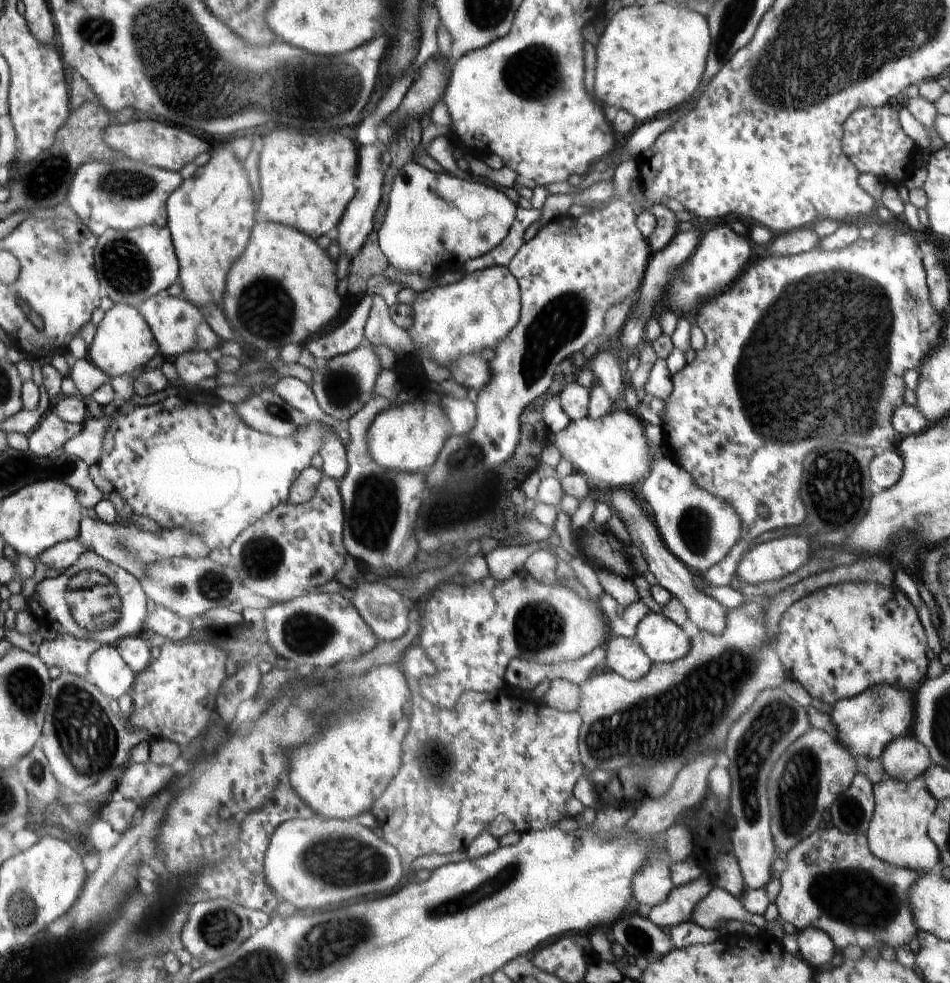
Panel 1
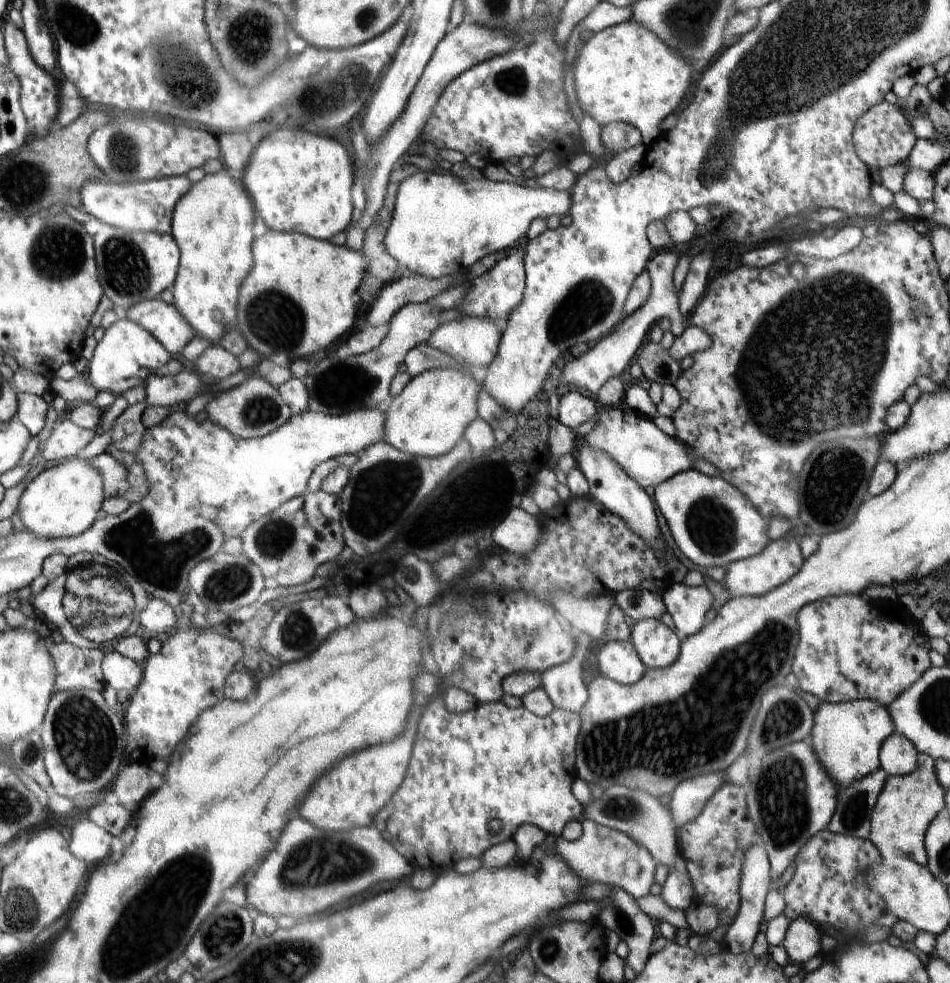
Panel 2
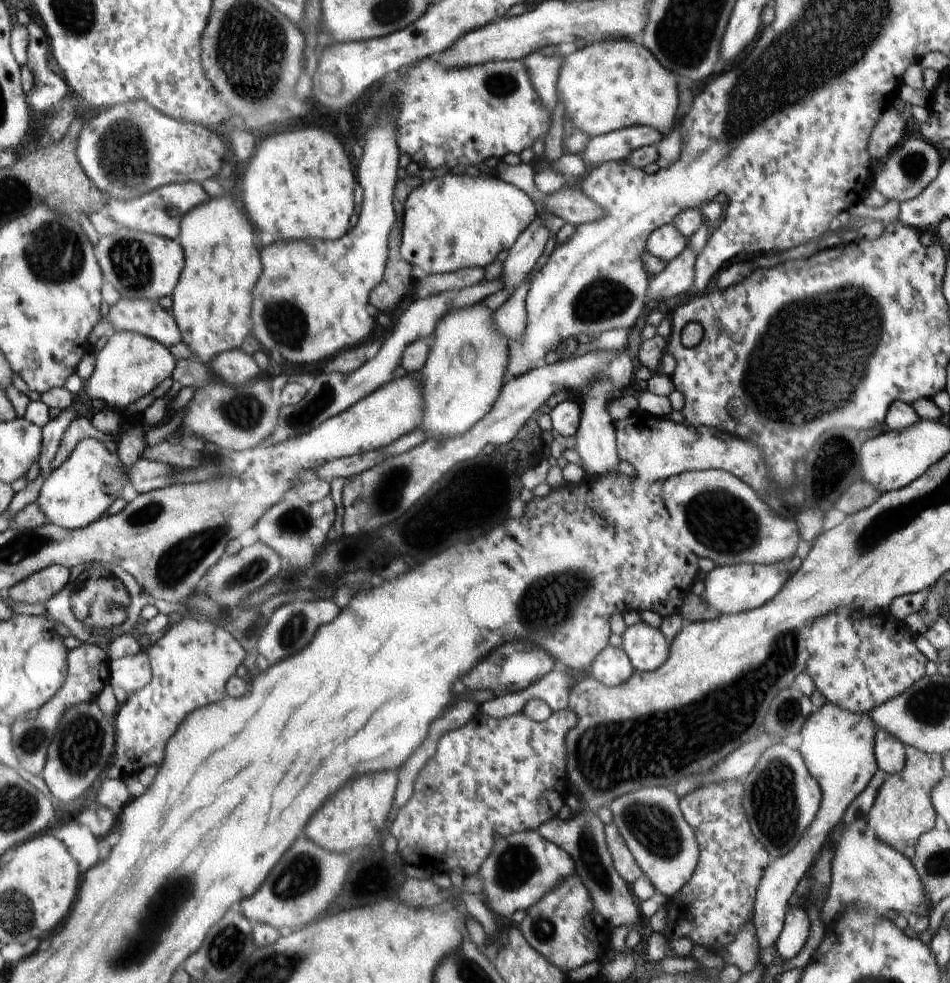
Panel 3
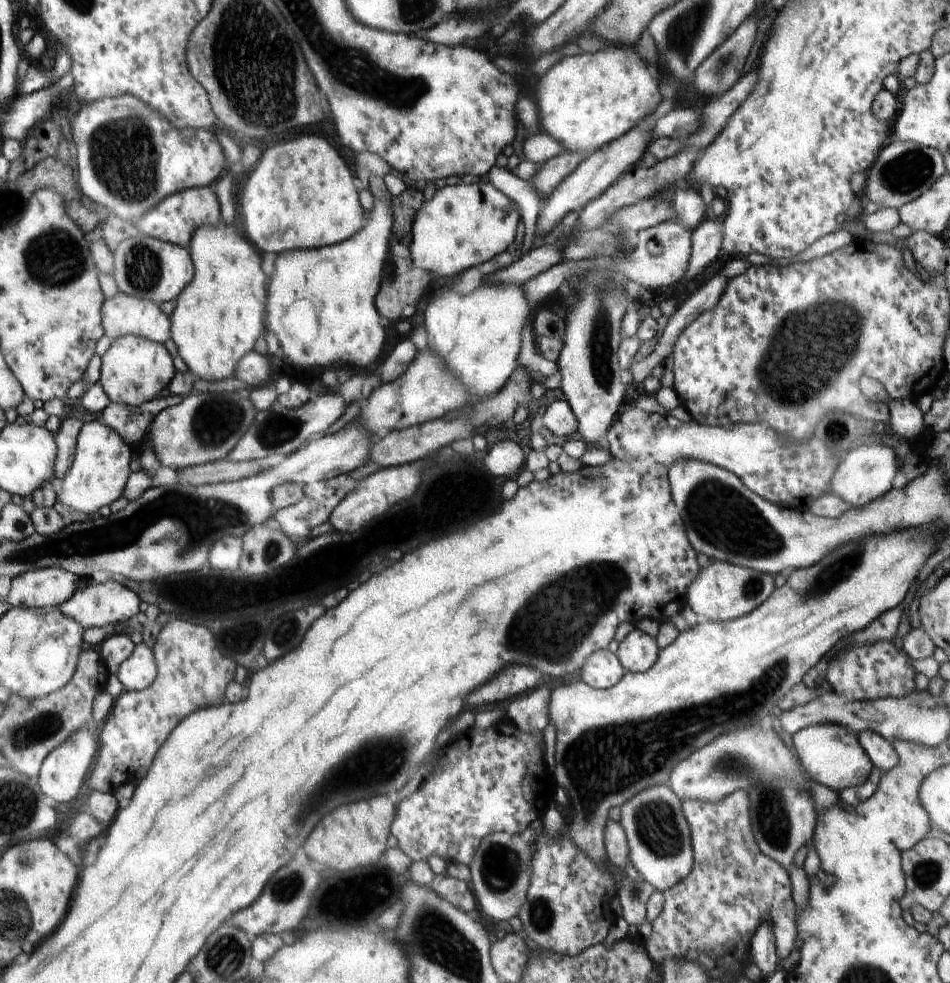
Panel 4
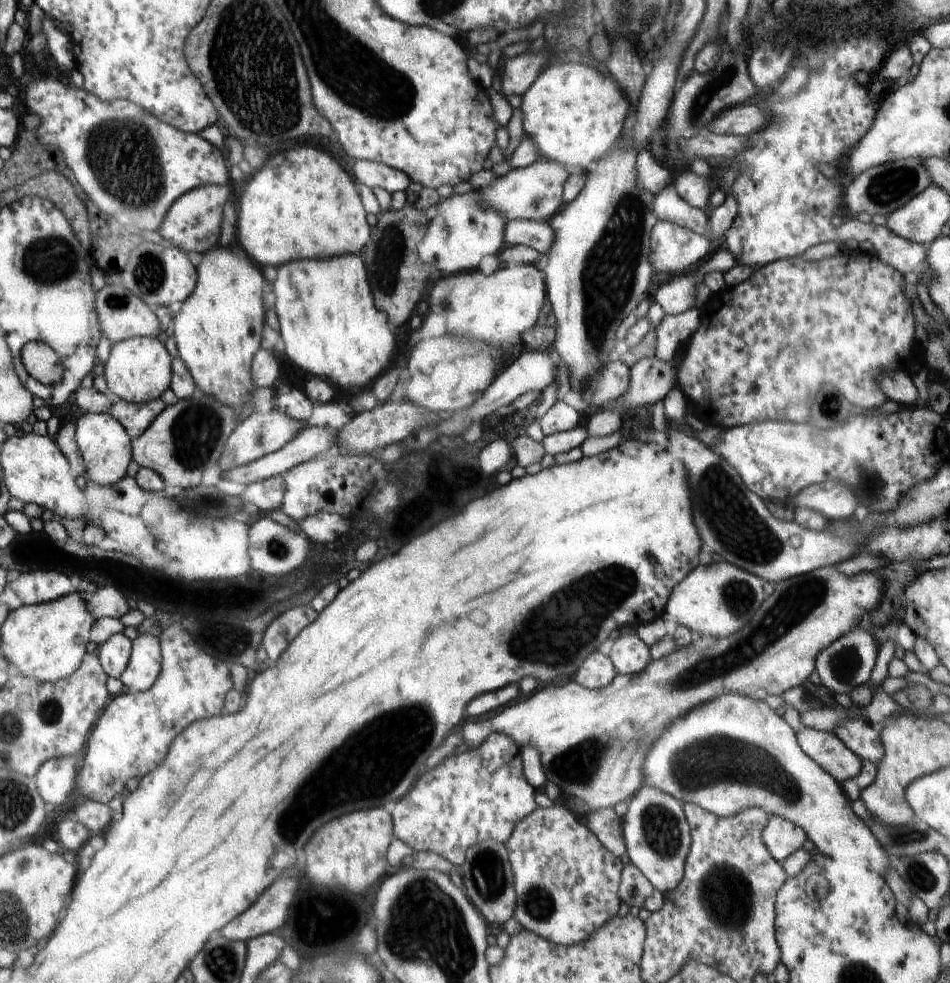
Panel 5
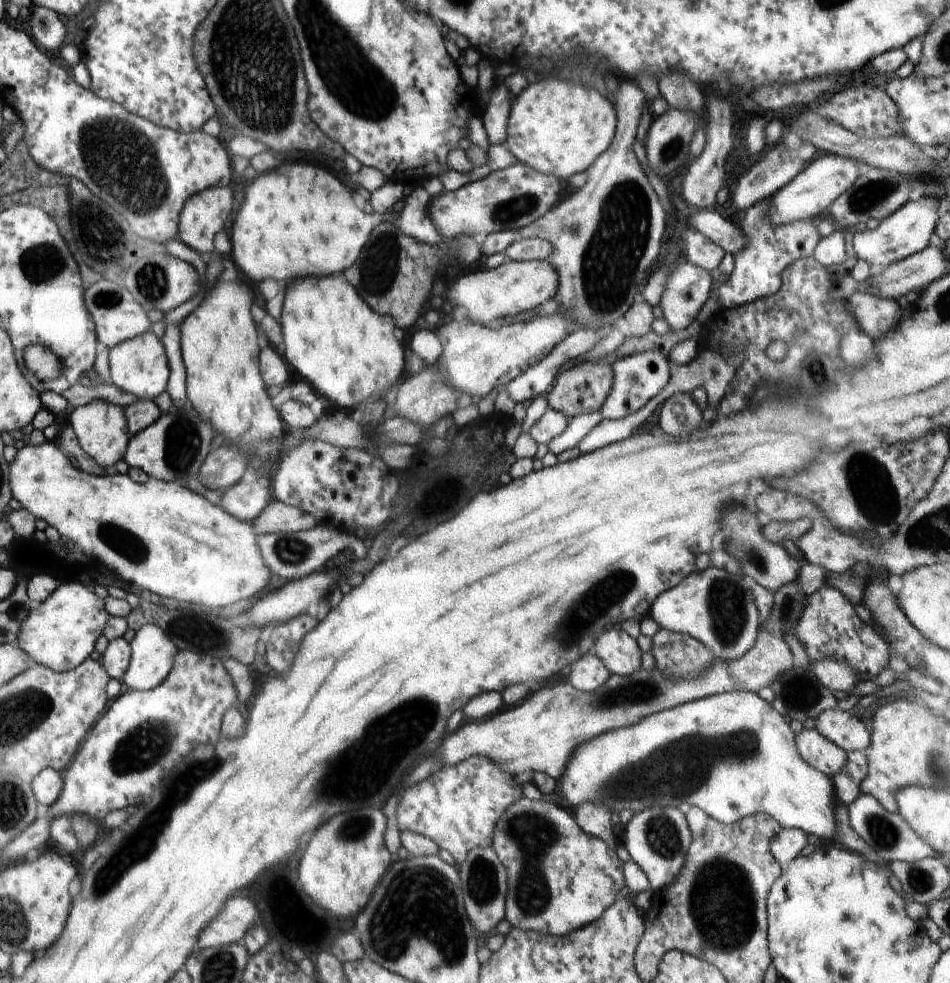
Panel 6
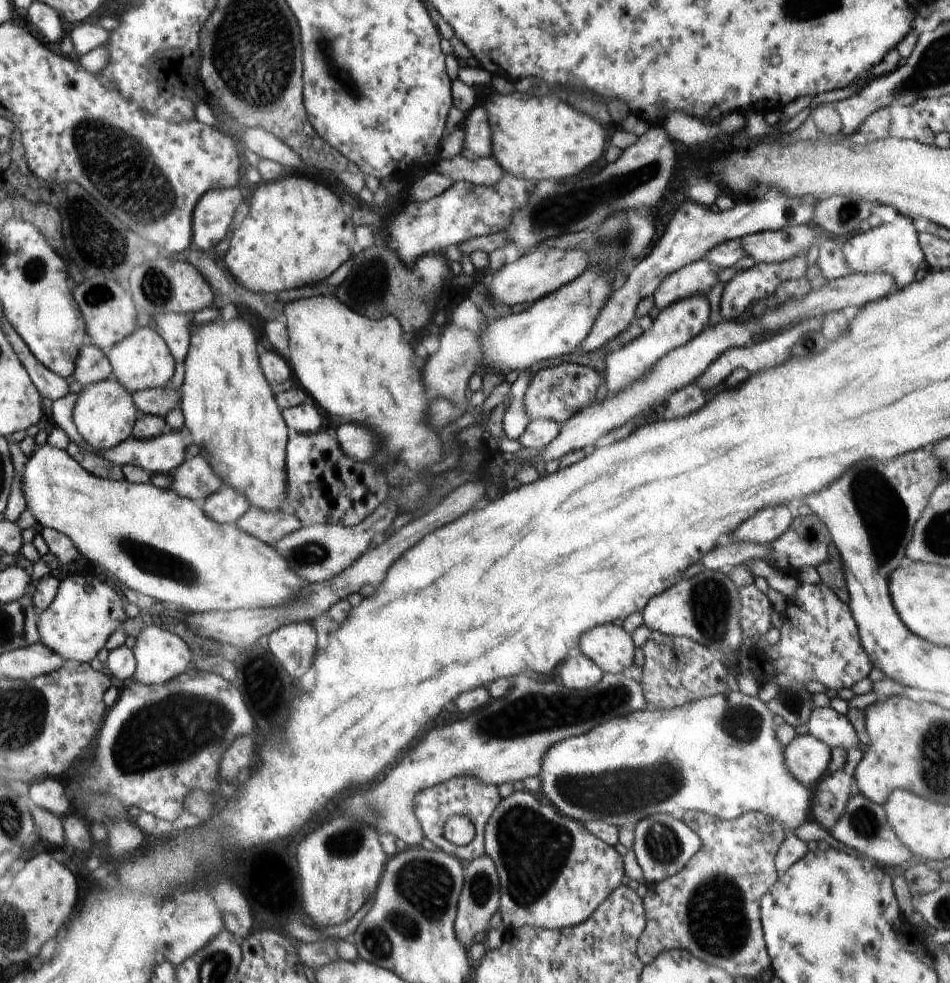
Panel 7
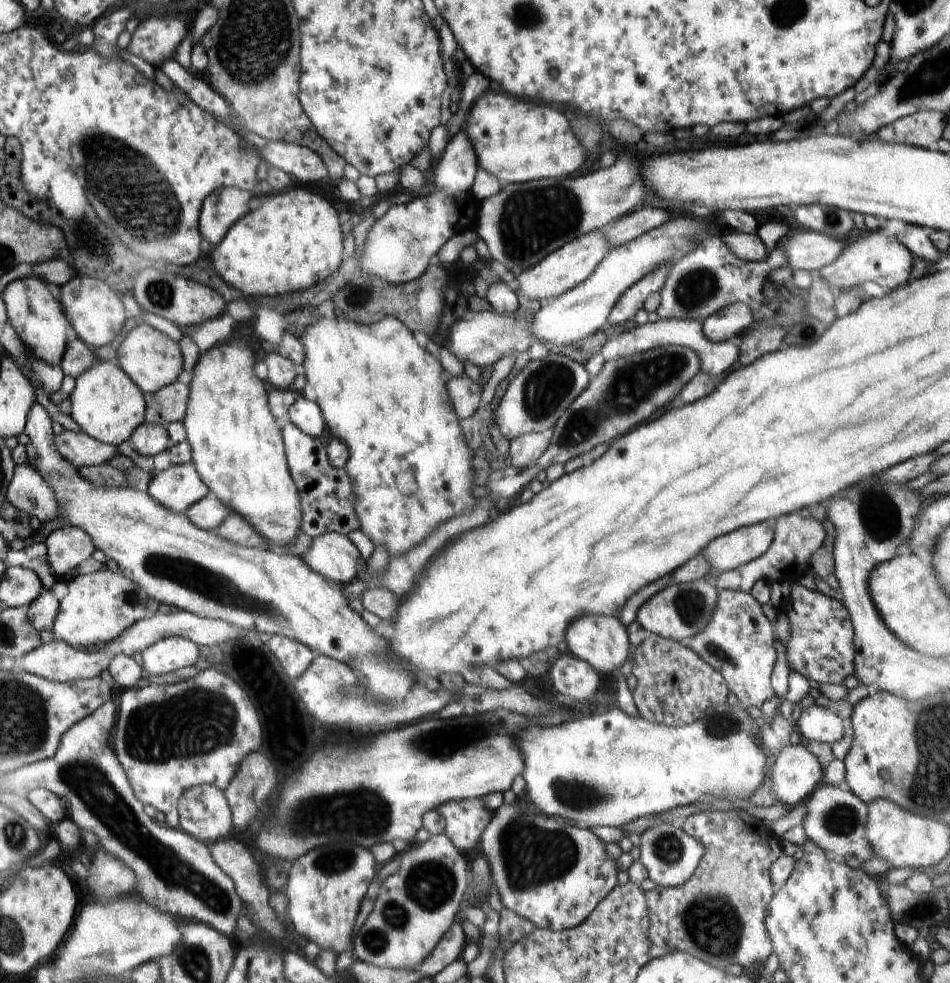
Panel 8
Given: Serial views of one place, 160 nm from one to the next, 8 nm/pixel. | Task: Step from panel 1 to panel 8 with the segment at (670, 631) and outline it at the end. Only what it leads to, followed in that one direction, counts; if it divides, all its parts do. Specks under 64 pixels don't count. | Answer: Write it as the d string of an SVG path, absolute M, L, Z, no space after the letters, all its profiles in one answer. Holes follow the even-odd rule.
M583 614L576 617L574 622L568 626L565 637L568 650L576 658L587 662L594 670L602 676L608 676L619 669L631 655L632 647L628 642L627 626L616 616Z

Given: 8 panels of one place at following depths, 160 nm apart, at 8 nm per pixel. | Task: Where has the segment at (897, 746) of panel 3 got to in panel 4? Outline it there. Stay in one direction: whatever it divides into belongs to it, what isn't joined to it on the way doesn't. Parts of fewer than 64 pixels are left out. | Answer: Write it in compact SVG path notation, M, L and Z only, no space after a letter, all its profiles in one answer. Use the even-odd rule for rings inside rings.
M866 730L856 733L856 736L860 746L864 748L864 753L872 760L872 765L881 772L892 770L899 762L898 754L892 748L892 744L880 734Z

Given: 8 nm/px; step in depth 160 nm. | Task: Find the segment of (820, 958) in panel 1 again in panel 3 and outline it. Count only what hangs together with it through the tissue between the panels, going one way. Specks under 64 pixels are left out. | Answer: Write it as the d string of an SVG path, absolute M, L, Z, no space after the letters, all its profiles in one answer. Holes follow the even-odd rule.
M795 906L786 912L785 924L777 941L777 950L782 958L788 960L798 956L807 943L810 927L806 910Z

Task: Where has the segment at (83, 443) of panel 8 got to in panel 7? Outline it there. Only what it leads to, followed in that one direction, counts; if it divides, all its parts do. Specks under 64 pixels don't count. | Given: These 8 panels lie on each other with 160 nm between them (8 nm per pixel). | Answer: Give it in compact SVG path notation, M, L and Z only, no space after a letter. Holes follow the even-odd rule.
M172 430L166 431L159 437L151 439L128 439L100 456L107 461L123 467L133 464L145 470L148 474L173 474L173 470L186 459L183 436Z

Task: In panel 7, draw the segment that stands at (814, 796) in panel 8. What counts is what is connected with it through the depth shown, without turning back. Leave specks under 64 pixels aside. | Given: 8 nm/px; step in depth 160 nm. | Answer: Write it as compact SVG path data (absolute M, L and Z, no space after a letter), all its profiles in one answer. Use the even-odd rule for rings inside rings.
M855 788L849 796L847 806L836 820L831 832L829 832L840 844L857 850L864 858L873 861L879 866L898 866L912 858L911 852L905 847L891 827L887 826L887 820L883 806L868 800Z

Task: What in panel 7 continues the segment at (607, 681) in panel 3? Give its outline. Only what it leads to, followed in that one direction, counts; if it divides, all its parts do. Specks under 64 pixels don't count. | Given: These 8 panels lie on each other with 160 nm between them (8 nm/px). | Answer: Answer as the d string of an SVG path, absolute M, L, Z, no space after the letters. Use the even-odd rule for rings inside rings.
M579 646L567 654L558 674L562 684L570 690L586 690L600 682L603 670L582 654Z

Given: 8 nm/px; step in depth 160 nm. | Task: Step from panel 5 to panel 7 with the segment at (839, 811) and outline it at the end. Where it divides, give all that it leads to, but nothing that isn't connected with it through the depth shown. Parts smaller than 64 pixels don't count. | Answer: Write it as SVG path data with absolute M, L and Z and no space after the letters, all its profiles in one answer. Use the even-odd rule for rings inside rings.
M730 689L726 693L720 693L705 699L689 702L684 706L670 710L647 711L646 709L632 711L630 713L622 713L613 716L605 723L591 728L582 734L559 740L556 744L549 746L546 754L543 756L539 773L536 777L540 781L540 791L550 802L552 806L564 816L570 817L581 824L586 821L604 821L615 827L622 826L628 830L634 830L637 822L643 818L656 814L656 812L670 812L670 794L672 794L672 802L676 808L688 811L704 811L719 819L735 819L741 814L750 811L760 811L766 816L774 820L778 820L784 825L786 832L793 833L796 828L804 822L812 821L811 804L813 790L802 786L787 770L784 762L783 750L780 742L776 739L777 726L774 723L774 716L766 703L760 701L758 697L745 695L742 691L734 692Z

